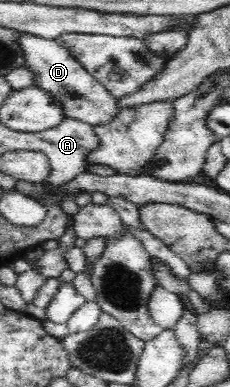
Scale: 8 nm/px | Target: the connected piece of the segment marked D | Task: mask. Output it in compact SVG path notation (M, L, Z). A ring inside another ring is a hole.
M18 33L18 44L23 51L25 67L33 71L37 78L35 85L50 93L54 102L64 108L64 116L91 126L107 124L120 113L118 101L110 92L86 71L86 68L68 51L61 47L54 39L36 37L30 33Z

